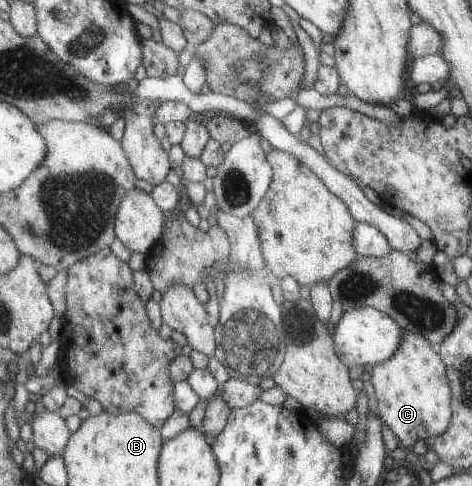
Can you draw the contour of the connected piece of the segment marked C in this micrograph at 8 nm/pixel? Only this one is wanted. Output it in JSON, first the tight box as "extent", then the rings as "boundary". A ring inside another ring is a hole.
{"extent":[371,329,452,448],"boundary":[[[402,329],[402,344],[394,356],[384,363],[372,366],[371,382],[376,394],[377,413],[384,424],[393,431],[398,438],[401,448],[411,448],[416,441],[425,441],[444,433],[450,425],[452,417],[451,389],[446,377],[446,367],[440,355],[440,344],[432,345],[426,337],[410,333]]]}

